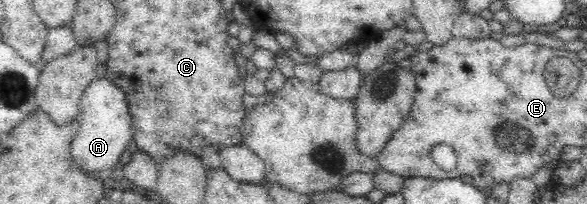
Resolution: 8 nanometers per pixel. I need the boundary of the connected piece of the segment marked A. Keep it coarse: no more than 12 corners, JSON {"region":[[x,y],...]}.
{"region":[[105,76],[80,97],[71,155],[104,176],[133,139],[125,92]]}

